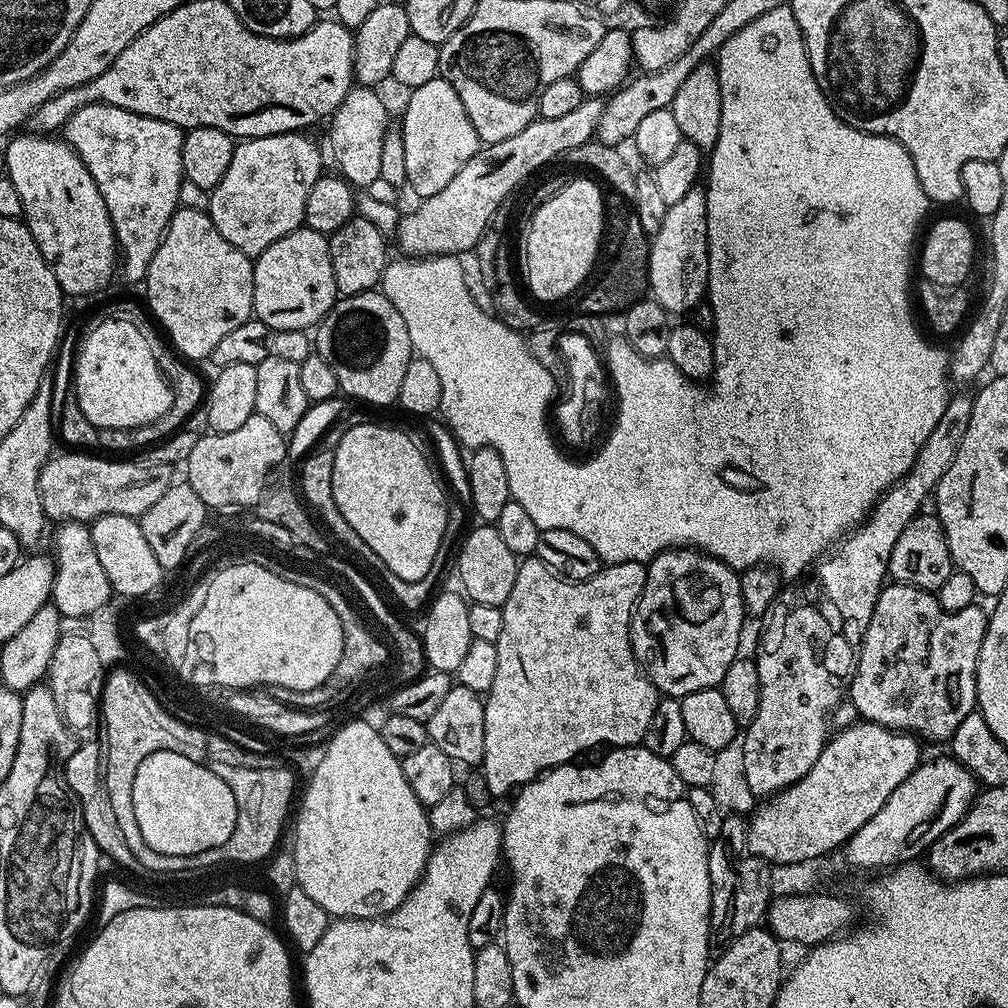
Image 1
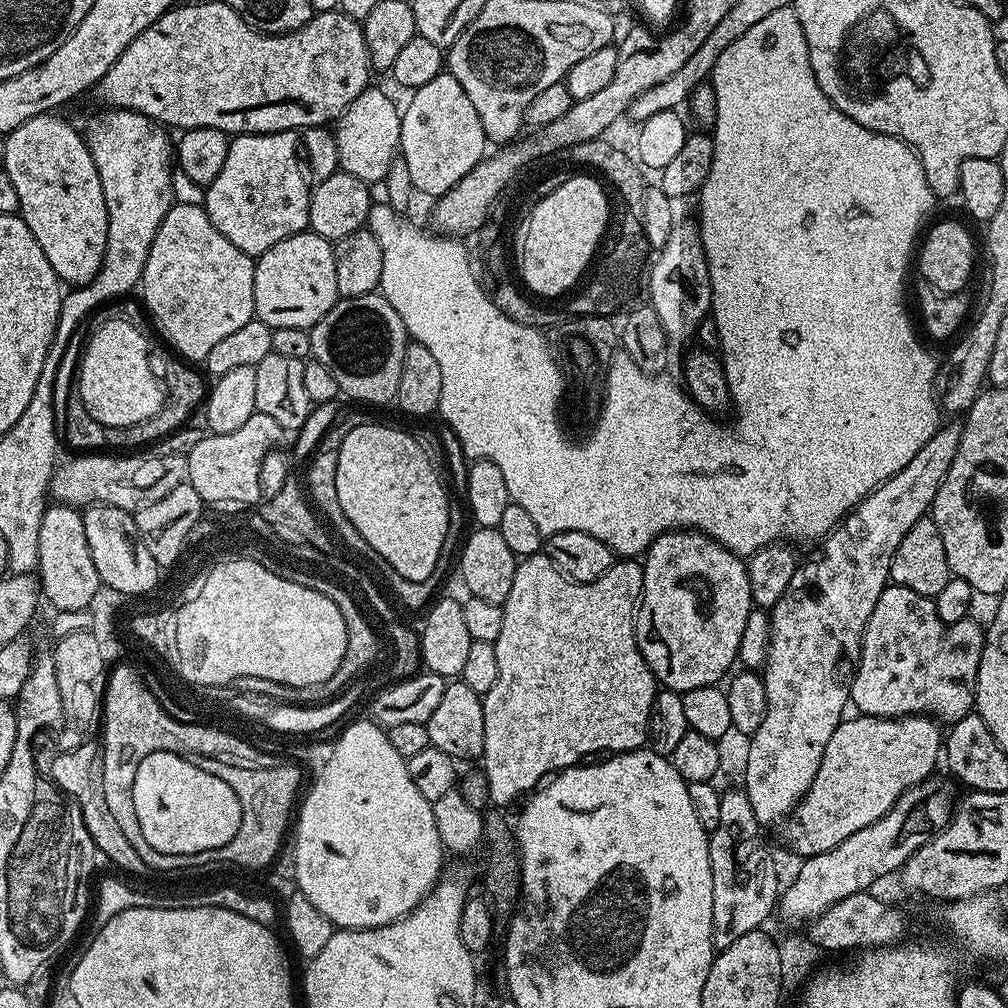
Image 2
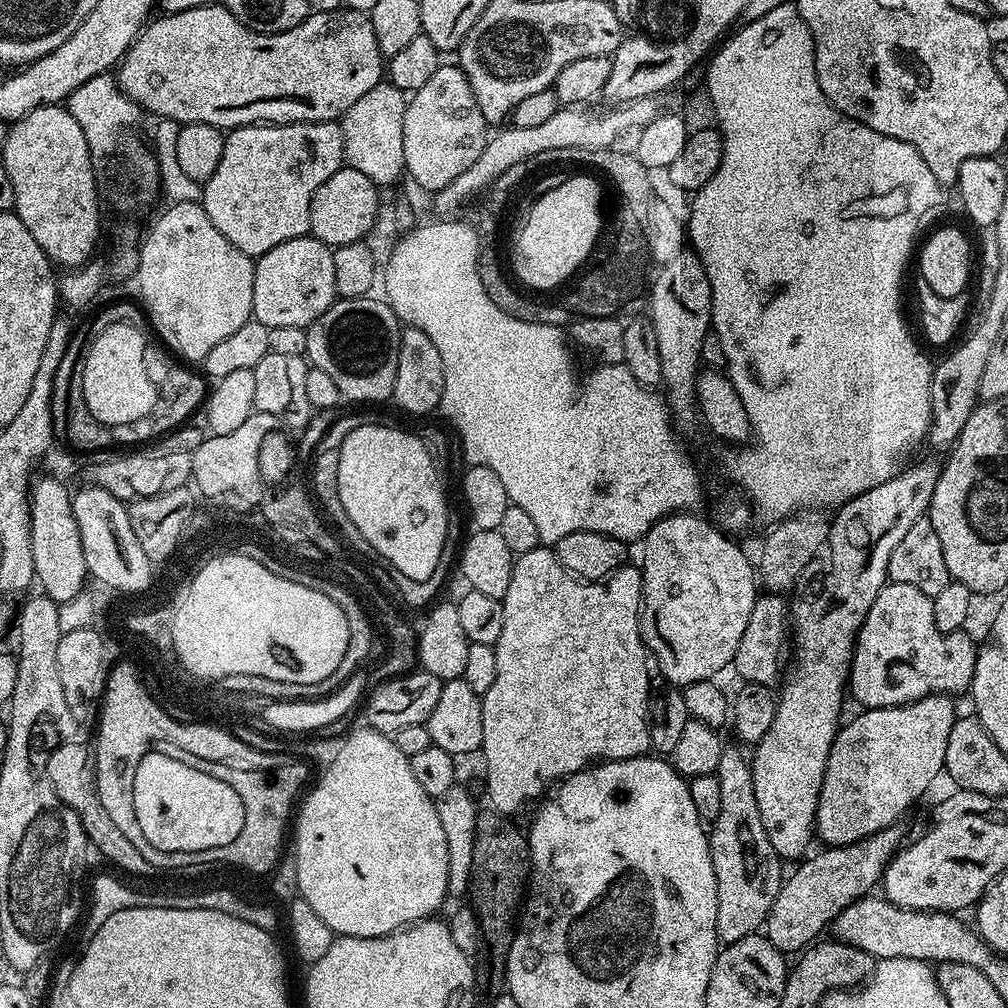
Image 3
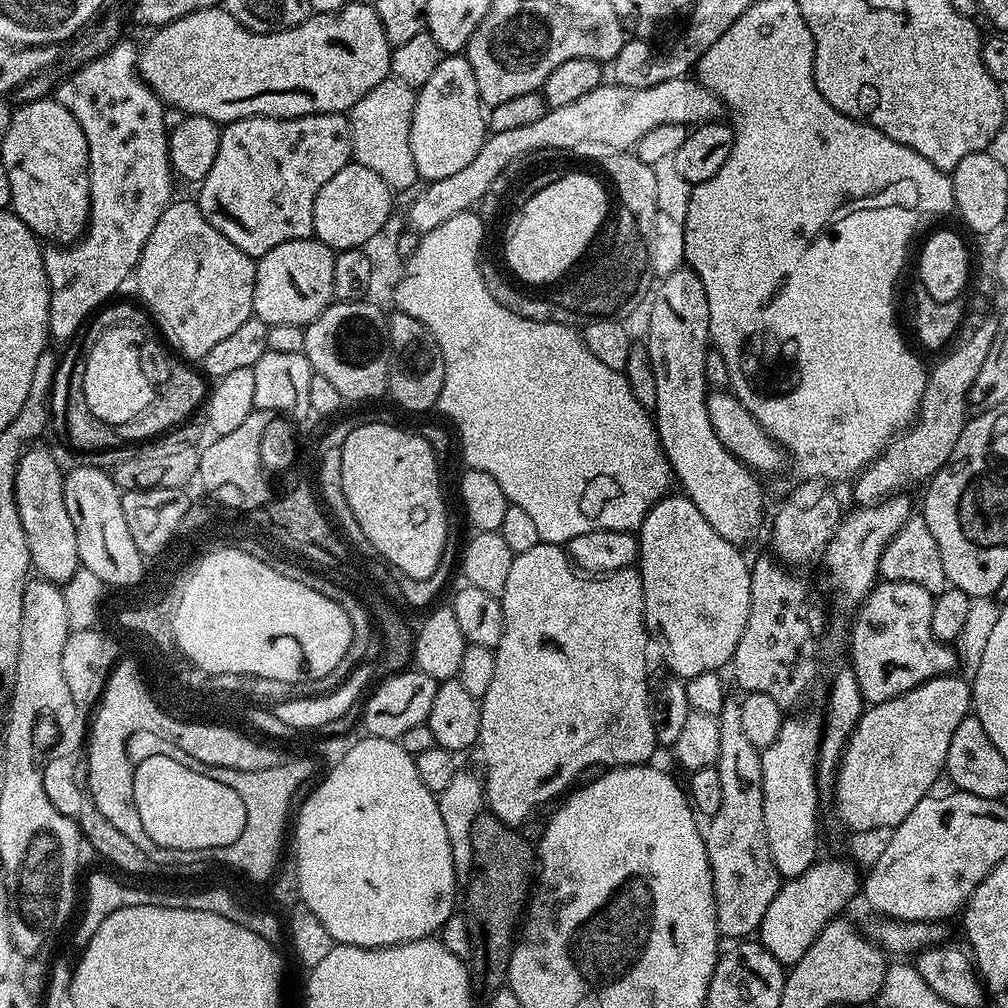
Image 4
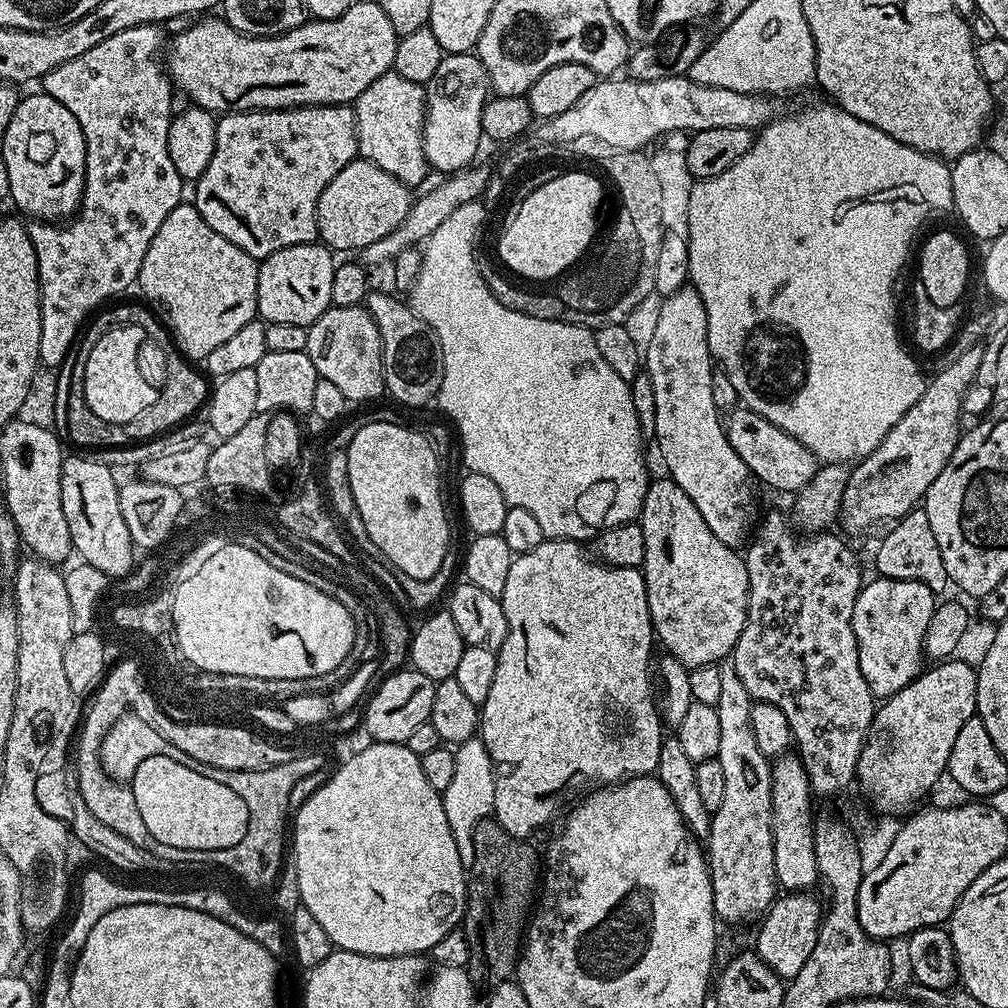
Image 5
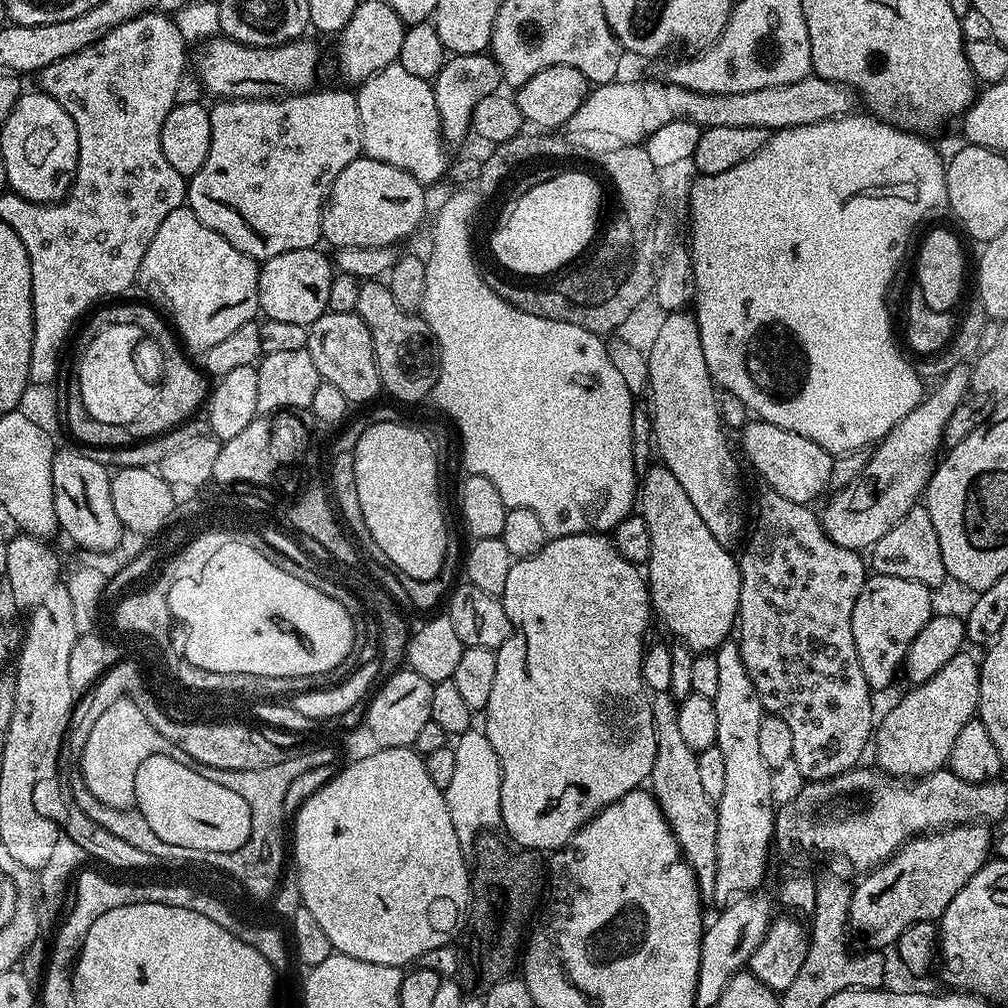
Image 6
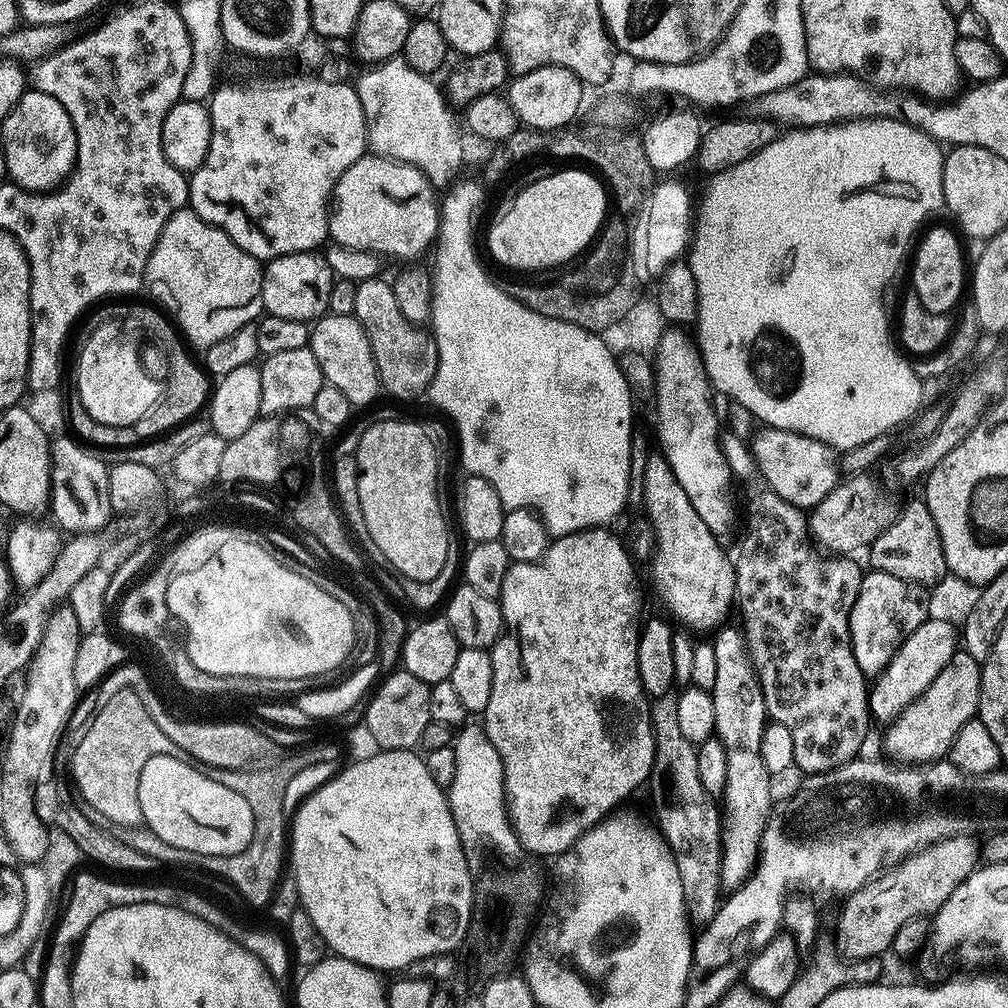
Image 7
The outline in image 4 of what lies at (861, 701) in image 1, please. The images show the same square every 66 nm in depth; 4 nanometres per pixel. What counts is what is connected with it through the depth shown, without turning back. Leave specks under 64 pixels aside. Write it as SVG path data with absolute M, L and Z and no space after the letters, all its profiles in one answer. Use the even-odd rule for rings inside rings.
M884 580L859 605L852 624L850 667L858 678L858 690L869 705L893 700L930 678L957 671L956 652L952 649L955 647L934 638L930 630L933 599L933 593L914 586L914 582Z

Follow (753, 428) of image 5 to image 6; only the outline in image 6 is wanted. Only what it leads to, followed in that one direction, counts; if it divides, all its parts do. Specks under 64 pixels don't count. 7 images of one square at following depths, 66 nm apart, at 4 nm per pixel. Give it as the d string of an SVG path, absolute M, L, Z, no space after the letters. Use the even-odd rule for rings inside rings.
M764 418L749 419L739 430L738 437L753 470L768 483L765 485L771 491L782 494L782 498L790 498L790 502L795 504L811 505L812 500L823 494L824 487L827 489L831 485L834 456L818 446L818 442L810 442L810 438L802 438L802 434L782 430L782 426L769 424Z

